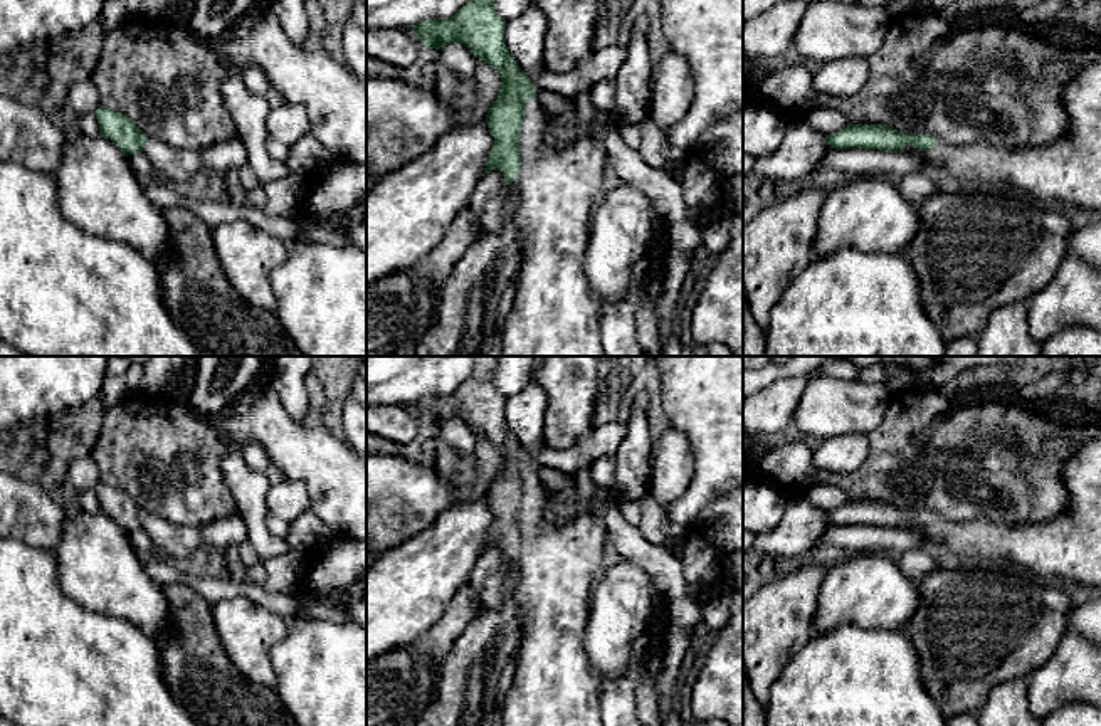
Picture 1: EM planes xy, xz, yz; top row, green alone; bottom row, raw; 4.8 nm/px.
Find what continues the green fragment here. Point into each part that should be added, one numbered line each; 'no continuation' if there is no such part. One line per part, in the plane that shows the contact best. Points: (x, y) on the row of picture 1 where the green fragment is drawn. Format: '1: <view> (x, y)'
1: xz (555, 313)

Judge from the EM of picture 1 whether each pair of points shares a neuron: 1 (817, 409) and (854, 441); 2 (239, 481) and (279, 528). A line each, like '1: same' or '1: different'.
1: different
2: different

